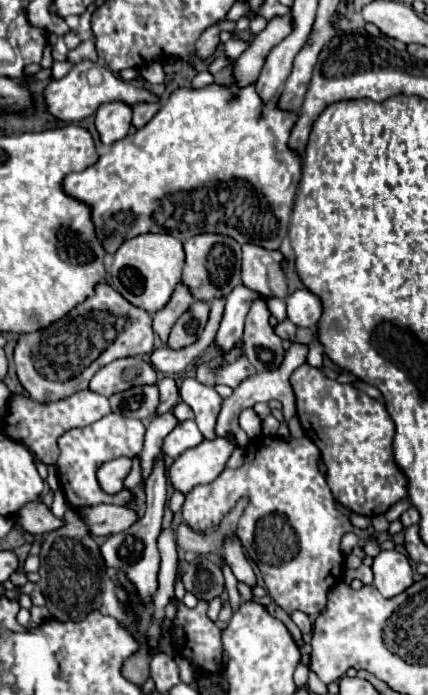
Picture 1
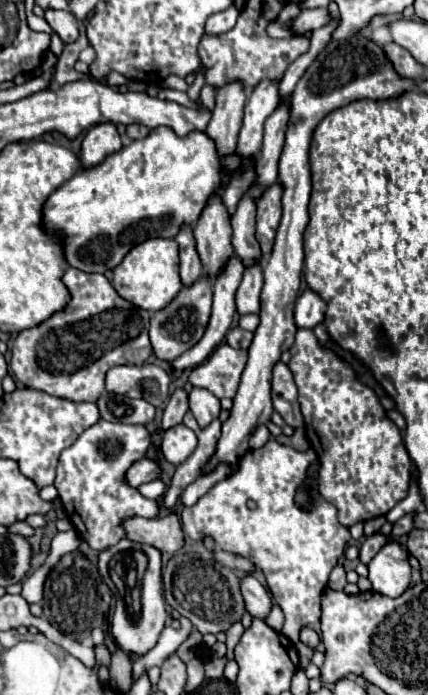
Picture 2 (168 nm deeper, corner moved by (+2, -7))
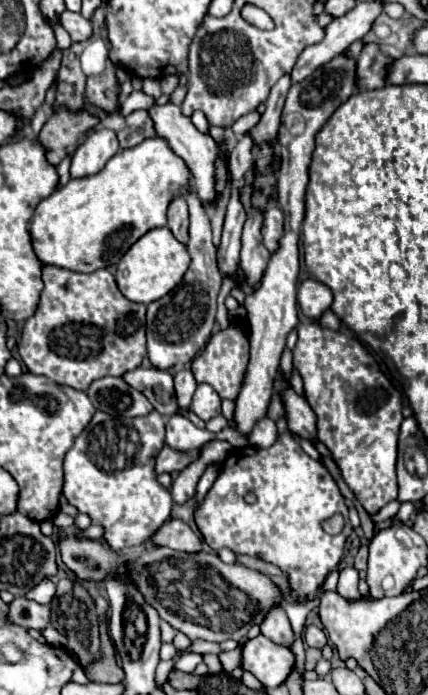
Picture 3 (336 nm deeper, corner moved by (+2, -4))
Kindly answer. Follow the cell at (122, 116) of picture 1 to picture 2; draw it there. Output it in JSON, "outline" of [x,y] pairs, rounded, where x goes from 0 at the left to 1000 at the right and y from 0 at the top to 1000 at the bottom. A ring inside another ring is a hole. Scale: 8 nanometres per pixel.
{"outline":[[[229,177],[201,191],[201,197],[192,203],[187,229],[201,240],[220,240],[220,237],[238,235],[257,220],[280,217],[280,212],[285,212],[285,203],[271,188],[271,180]]]}

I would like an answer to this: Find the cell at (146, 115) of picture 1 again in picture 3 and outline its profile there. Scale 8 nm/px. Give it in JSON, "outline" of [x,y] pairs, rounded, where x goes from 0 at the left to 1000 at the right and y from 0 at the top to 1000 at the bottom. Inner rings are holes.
{"outline":[[[318,158],[294,170],[294,184],[276,190],[276,204],[280,204],[280,213],[290,216],[290,213],[322,210],[327,204],[360,199],[360,196],[364,196],[364,187],[346,161]]]}

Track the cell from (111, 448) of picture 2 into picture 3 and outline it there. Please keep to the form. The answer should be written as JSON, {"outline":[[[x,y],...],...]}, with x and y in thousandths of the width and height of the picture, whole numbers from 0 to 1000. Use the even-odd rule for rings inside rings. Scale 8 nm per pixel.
{"outline":[[[355,590],[346,599],[322,599],[322,601],[308,601],[308,604],[280,604],[271,599],[252,599],[248,593],[224,593],[220,601],[210,604],[210,610],[192,619],[192,624],[178,630],[168,647],[154,653],[154,662],[150,662],[150,688],[154,688],[154,696],[150,696],[150,714],[159,717],[159,722],[168,728],[178,728],[187,737],[206,740],[215,745],[220,754],[238,754],[248,768],[248,780],[257,788],[266,791],[294,791],[294,788],[308,788],[308,786],[327,786],[336,783],[383,751],[393,751],[397,745],[397,734],[402,734],[402,711],[393,702],[383,702],[374,694],[369,694],[369,682],[360,679],[360,671],[364,671],[364,650],[374,650],[374,645],[383,642],[383,599],[369,596],[364,590]]]}

